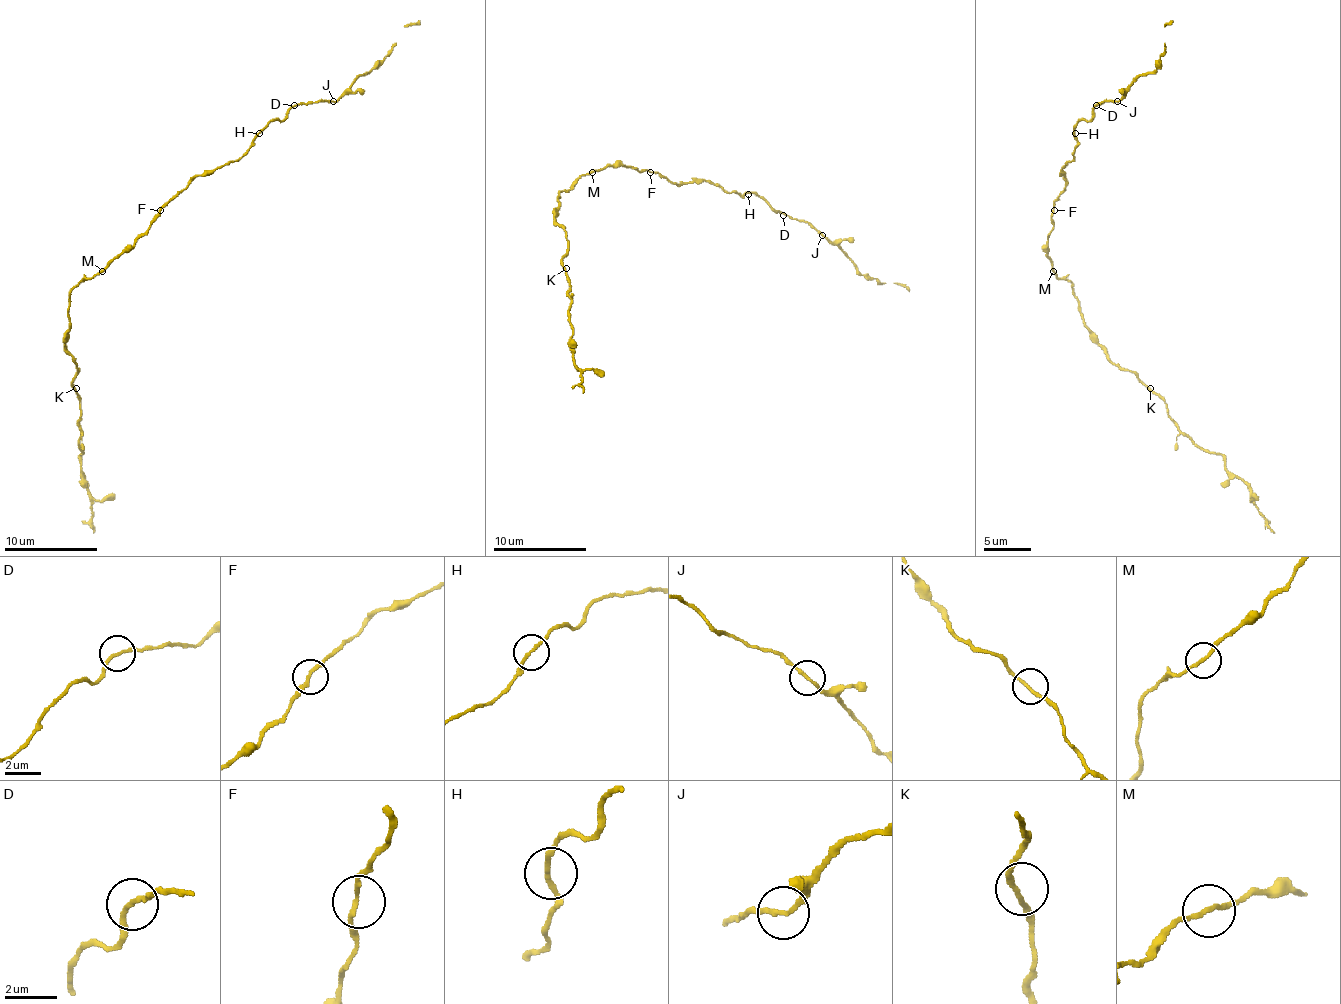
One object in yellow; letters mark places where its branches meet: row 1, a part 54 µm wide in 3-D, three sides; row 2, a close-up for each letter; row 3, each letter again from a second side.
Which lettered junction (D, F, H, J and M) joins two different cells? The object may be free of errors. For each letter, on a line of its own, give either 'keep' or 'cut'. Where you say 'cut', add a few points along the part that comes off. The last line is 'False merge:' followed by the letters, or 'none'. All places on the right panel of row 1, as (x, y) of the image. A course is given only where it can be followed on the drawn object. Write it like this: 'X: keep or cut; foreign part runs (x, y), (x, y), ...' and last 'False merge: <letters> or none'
D: keep
F: keep
H: keep
J: keep
M: keep
False merge: none

